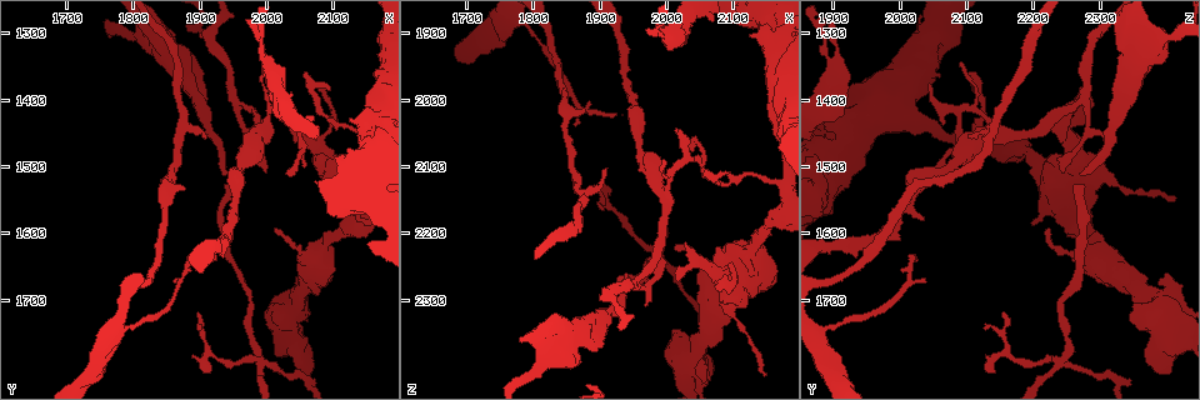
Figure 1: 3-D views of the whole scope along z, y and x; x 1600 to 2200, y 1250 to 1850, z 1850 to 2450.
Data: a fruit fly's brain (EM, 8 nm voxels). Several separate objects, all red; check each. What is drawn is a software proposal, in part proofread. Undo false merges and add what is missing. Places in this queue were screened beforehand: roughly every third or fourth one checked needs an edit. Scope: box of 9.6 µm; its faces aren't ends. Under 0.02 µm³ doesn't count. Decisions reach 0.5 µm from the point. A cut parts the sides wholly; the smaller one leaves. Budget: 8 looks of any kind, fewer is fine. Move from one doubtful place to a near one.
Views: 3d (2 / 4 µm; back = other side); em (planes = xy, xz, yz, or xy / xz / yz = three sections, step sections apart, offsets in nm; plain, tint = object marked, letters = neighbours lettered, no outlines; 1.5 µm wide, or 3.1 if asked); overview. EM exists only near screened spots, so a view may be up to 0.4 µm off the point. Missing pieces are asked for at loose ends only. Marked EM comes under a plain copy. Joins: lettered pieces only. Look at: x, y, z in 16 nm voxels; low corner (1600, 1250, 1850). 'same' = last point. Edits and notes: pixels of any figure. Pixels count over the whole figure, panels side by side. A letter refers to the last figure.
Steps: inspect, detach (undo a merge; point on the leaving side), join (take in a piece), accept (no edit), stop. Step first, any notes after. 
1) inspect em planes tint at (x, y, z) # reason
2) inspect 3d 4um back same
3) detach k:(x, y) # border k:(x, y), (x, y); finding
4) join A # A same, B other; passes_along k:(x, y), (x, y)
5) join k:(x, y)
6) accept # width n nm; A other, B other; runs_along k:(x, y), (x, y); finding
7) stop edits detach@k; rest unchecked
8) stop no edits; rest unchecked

inspect em planes tint at (1935, 1510, 2275) # an open end

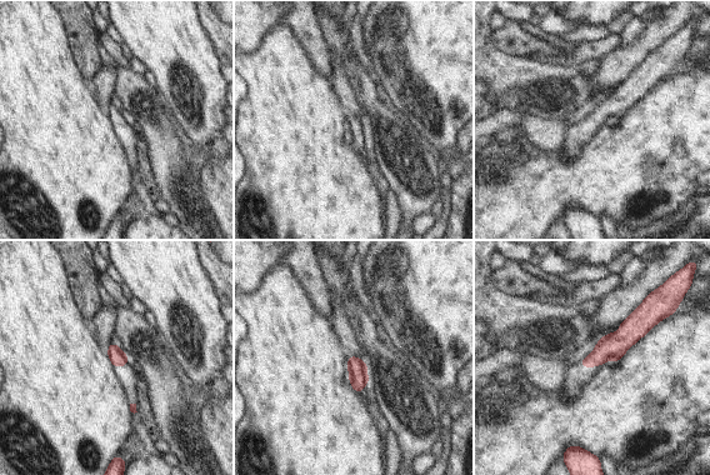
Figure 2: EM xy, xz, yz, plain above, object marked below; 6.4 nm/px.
inspect em planes letters same

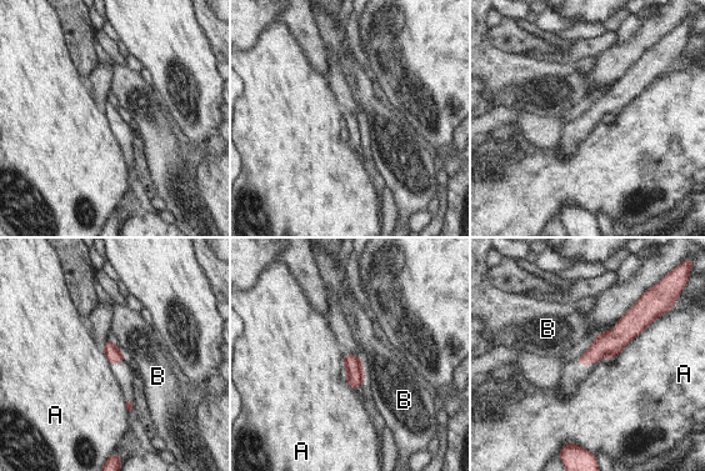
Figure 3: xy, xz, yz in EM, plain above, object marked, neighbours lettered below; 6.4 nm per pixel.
accept # width 110 nm; A other, B other; runs_along 3:(648, 310), (614, 341), (580, 360); no lettered piece goes on from it

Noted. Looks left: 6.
inspect 3d 4um at (1985, 1795, 2235) # abrupt turn

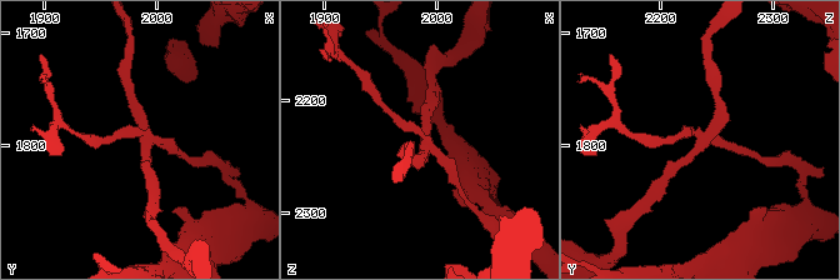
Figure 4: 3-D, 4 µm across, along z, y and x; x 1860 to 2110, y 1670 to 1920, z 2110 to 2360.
inspect em planes tint at (1990, 1790, 2238) # arms 4; now the EM

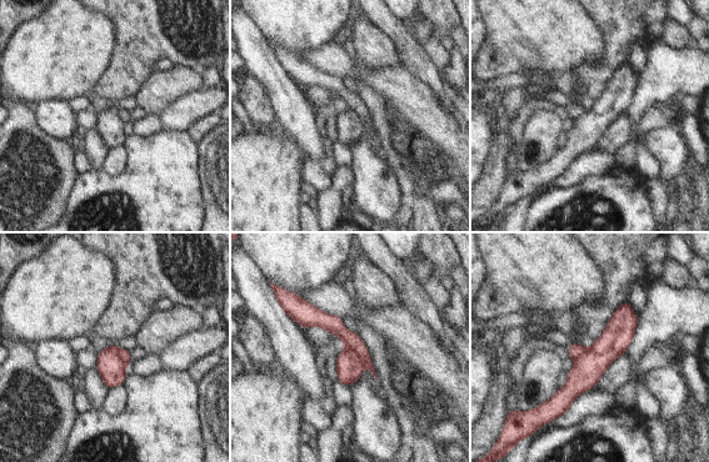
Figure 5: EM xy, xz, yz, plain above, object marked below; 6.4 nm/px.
inspect em planes letters same # what lies round it

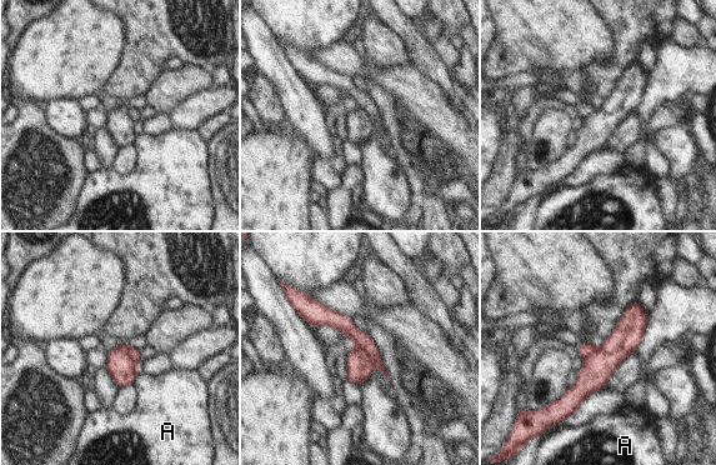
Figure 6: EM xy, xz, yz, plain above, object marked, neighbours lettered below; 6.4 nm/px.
detach 6:(344, 324) # longest_contact A 80 nm; A other; part_leaving 6:(299, 309), (343, 323), (377, 363); a second neuron is stuck on

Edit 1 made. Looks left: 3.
stop edits detach@6; rest unchecked

